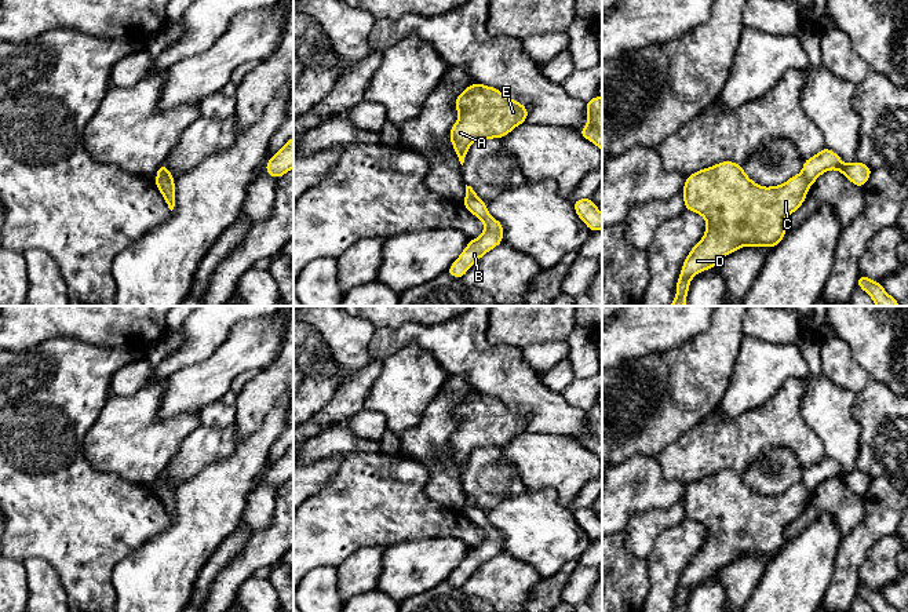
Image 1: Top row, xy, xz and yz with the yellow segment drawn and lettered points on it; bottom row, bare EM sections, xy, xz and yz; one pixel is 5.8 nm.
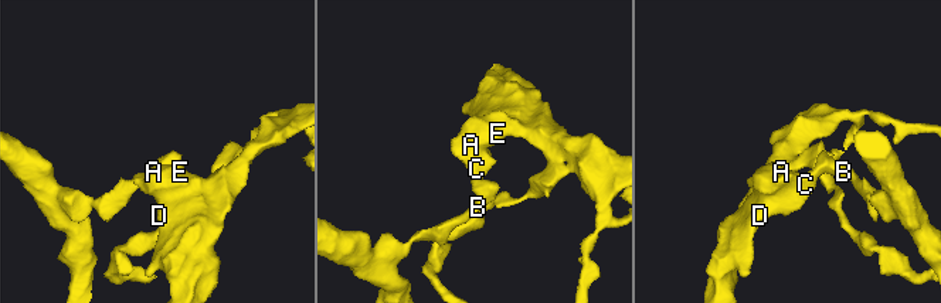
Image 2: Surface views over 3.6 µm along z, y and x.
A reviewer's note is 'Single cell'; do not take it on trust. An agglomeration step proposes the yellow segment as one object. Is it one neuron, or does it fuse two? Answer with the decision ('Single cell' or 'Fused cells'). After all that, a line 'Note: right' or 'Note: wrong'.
Fused cells
Note: wrong

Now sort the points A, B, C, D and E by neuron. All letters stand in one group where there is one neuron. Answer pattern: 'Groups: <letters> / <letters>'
Groups: A C D E / B

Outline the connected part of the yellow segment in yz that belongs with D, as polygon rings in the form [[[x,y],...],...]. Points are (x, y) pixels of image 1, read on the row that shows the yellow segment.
[[[722,161],[686,176],[682,190],[685,208],[700,214],[707,221],[707,230],[683,262],[677,295],[670,306],[685,306],[690,280],[699,272],[712,269],[721,258],[748,245],[777,247],[785,236],[785,218],[803,204],[809,186],[805,176],[798,174],[784,185],[763,187],[733,161]]]

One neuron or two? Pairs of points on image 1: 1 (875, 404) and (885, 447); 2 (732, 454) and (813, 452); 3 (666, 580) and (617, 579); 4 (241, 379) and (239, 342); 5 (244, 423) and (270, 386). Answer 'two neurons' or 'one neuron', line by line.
1: one neuron
2: one neuron
3: two neurons
4: two neurons
5: one neuron

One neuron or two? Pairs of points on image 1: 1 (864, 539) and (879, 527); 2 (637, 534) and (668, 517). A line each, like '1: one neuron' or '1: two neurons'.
1: one neuron
2: one neuron

